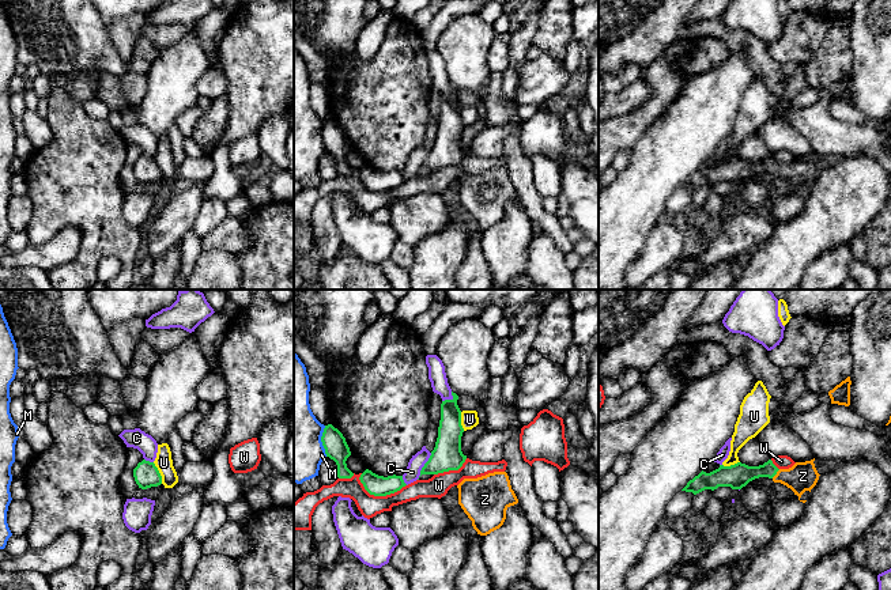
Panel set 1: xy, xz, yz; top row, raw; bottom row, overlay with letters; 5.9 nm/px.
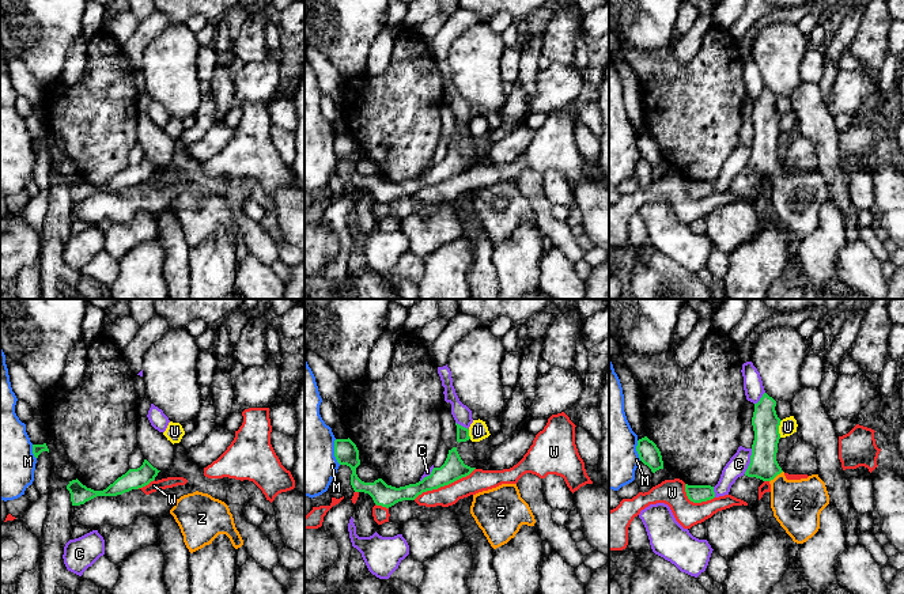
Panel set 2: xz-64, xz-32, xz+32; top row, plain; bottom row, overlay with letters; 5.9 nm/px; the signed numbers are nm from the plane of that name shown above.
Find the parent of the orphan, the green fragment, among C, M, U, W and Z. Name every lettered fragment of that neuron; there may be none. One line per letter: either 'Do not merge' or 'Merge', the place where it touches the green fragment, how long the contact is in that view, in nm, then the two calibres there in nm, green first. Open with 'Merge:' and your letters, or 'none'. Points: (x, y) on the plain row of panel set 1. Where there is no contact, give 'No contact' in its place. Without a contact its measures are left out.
Merge: Z
C: Do not merge. Touches green at xz (423, 162). Shared border 180 nm. Thickness 180 nm (green) against 90 nm
M: Do not merge. Touches green at xz (321, 136). Shared border 180 nm. Thickness 140 nm (green) against 340 nm
U: Do not merge. Touches green at xy (159, 169). Shared border 140 nm. Thickness 150 nm (green) against 100 nm
W: Do not merge. Touches green at xz (380, 191). Shared border 300 nm. Thickness 130 nm (green) against 130 nm
Z: Merge. Touches green at yz (776, 169). Shared border 80 nm. Thickness 150 nm (green) against 180 nm

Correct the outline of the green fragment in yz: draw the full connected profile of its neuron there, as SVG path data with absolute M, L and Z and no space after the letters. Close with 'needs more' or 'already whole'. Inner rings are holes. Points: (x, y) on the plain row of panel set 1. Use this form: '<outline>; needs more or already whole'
M815 154L805 158L796 158L789 164L778 164L771 155L759 162L748 162L741 158L730 162L720 160L718 164L710 169L702 166L698 171L690 175L682 186L696 190L705 185L714 186L718 182L741 185L755 174L769 173L774 178L781 178L790 184L800 196L801 190L805 186L811 188L819 175L820 170L815 163L813 156Z; needs more

